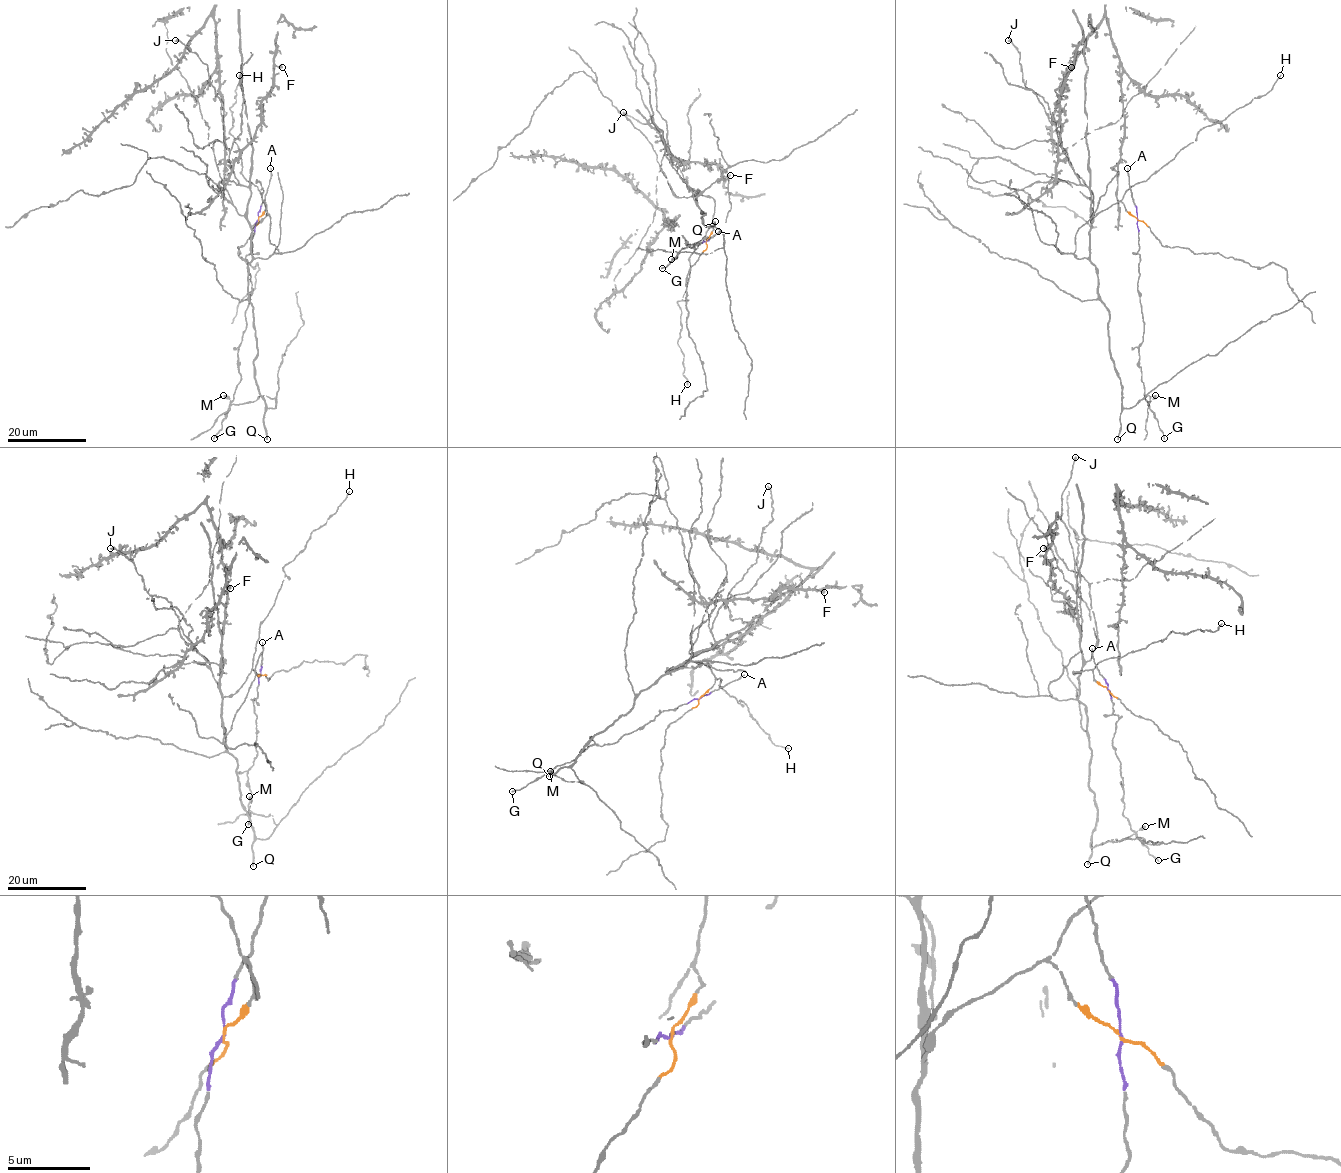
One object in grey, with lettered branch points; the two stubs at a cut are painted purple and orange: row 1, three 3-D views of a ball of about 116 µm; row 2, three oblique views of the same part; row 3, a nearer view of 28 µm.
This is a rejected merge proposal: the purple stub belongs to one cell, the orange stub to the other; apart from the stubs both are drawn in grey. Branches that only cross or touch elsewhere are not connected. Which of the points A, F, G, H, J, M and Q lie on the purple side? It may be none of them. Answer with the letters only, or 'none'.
A, G, M

